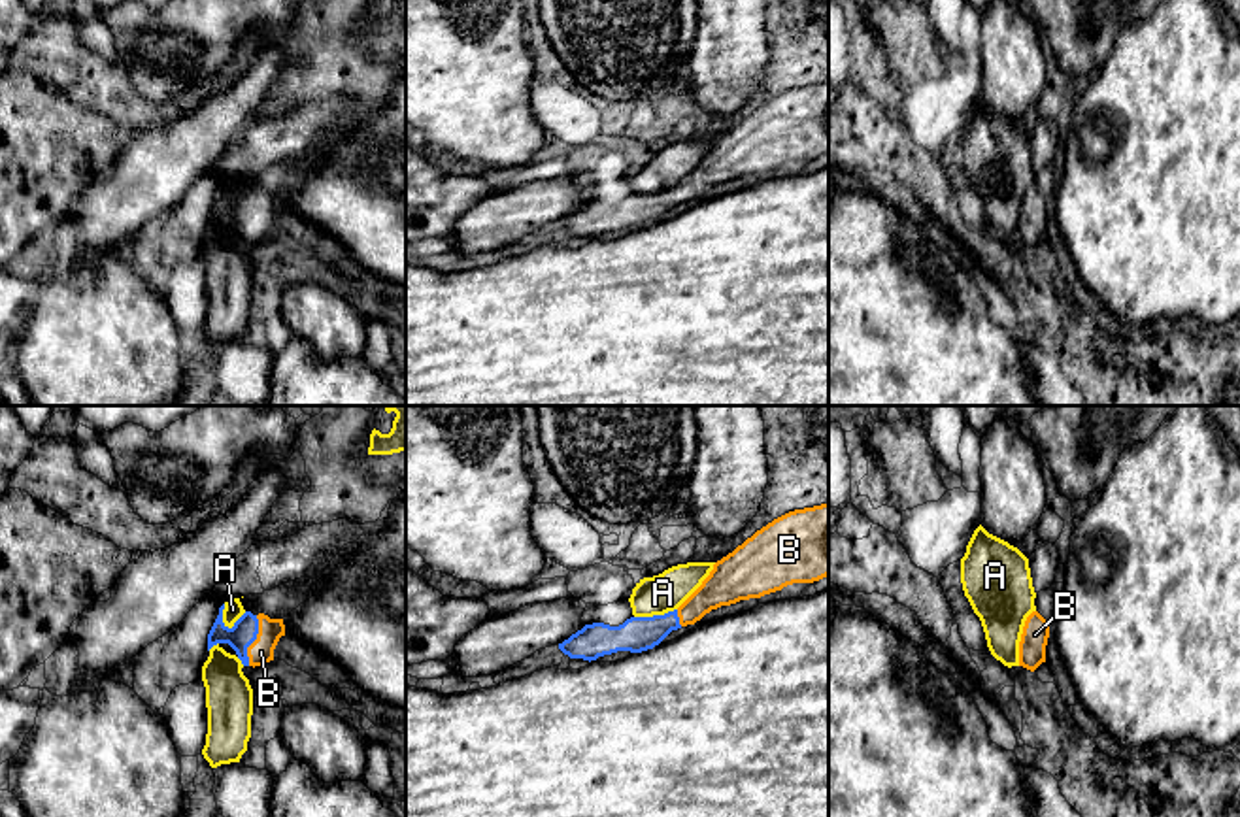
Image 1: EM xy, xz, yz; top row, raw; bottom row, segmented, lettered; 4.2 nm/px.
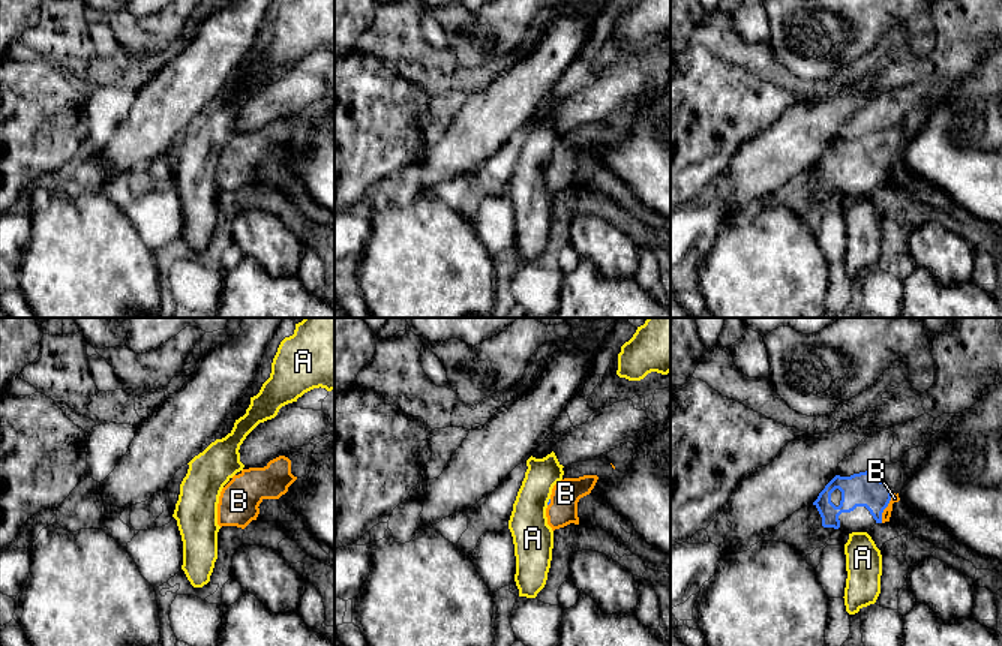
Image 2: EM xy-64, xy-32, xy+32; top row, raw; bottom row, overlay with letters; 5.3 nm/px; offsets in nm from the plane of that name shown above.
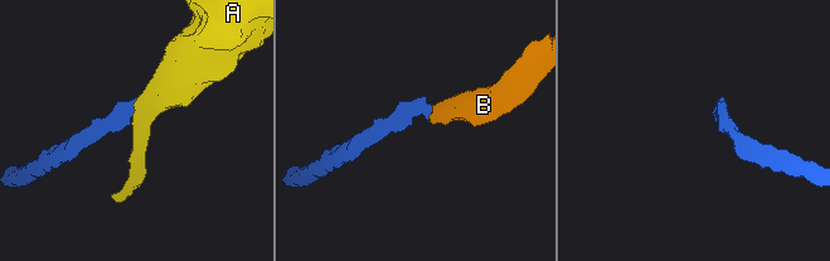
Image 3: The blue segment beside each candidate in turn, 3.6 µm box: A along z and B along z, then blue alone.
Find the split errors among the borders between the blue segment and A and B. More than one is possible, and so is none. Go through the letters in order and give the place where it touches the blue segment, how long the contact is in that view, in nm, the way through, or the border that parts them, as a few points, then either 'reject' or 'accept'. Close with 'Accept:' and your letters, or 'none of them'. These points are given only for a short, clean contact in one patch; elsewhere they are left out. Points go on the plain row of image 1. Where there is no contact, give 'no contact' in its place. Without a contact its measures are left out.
A: meets blue in xy at (234, 202); contact 120 nm long; border along xy (246, 189), (231, 204), (221, 199); reject
B: meets blue in xy at (255, 216); contact 220 nm long; runs through xy (244, 210), (255, 216), (261, 229); accept
Accept: B

